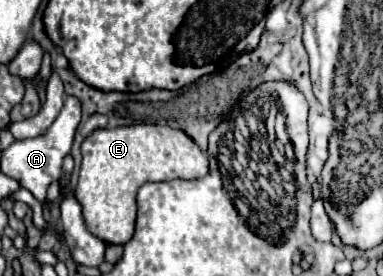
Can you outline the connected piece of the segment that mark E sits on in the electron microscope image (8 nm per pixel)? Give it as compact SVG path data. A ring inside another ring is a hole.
M148 123L124 125L114 129L96 129L82 143L82 167L74 193L82 205L82 215L88 231L106 243L124 245L134 235L136 193L144 183L170 181L170 179L200 179L206 173L208 173L208 157L180 129L172 129L168 125L148 125Z

